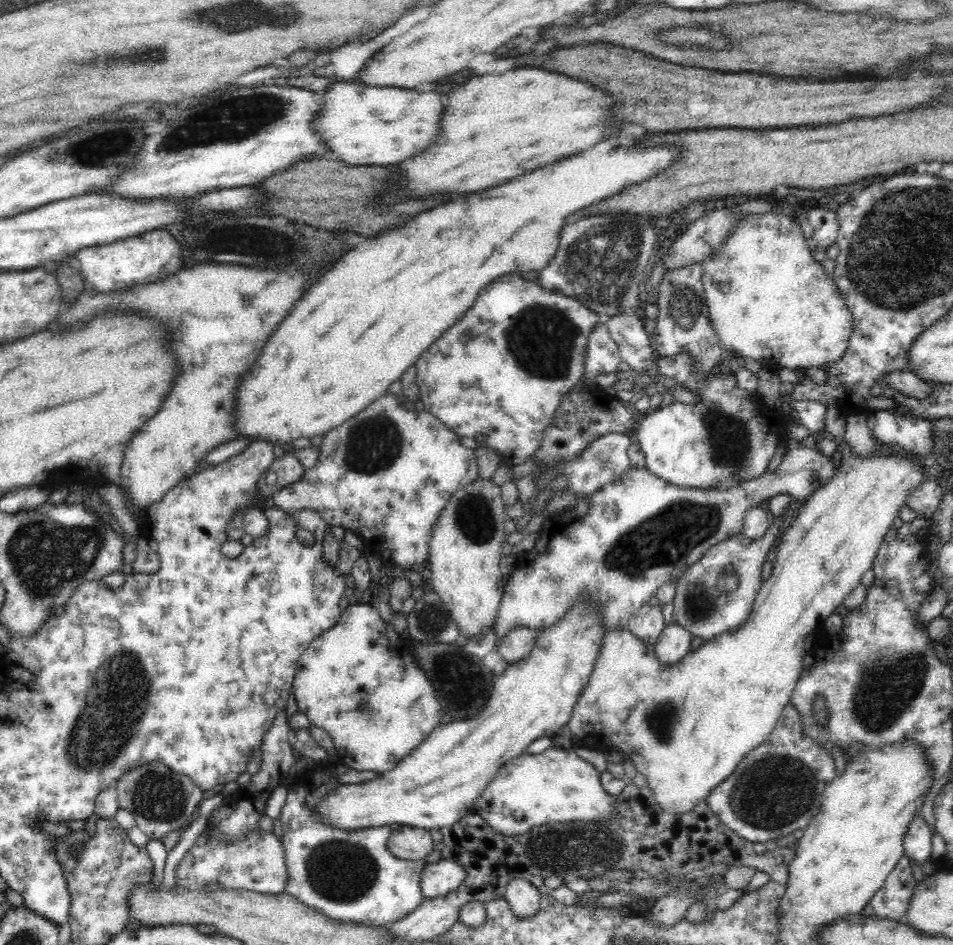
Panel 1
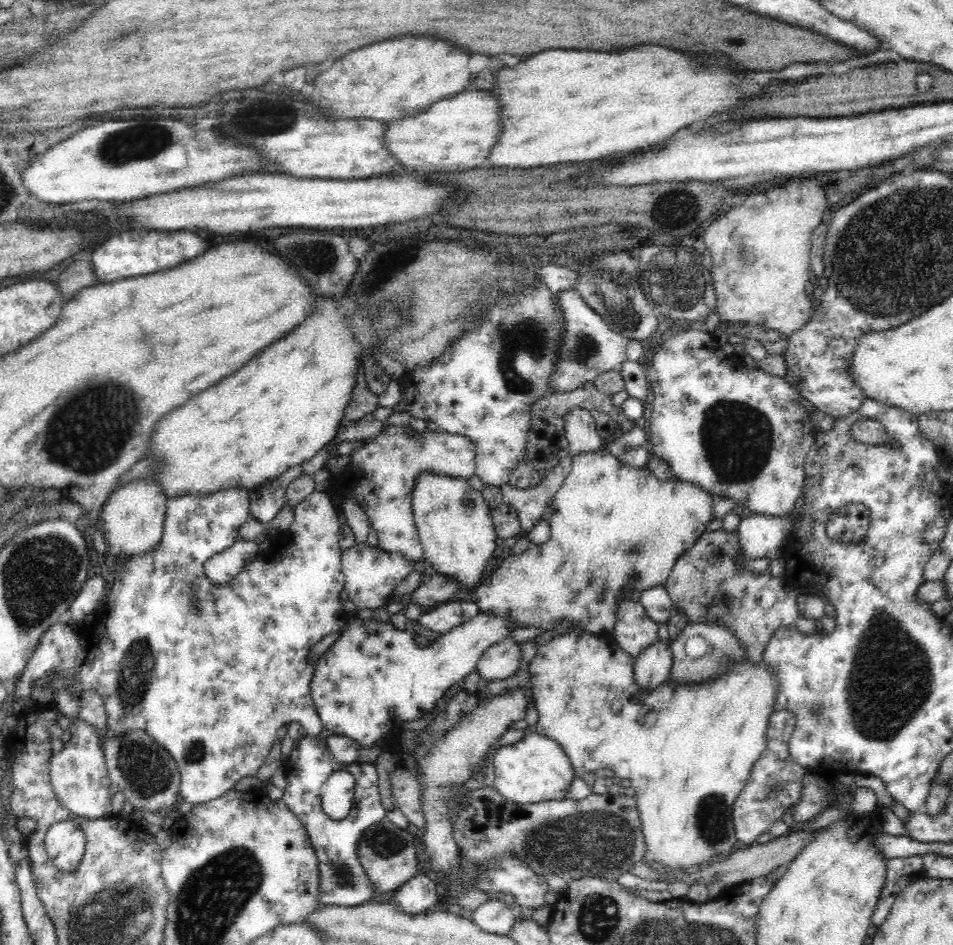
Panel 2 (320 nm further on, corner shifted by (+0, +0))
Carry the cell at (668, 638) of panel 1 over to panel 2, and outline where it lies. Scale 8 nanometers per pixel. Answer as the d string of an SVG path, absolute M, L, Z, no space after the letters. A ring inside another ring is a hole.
M657 641L634 658L632 678L634 683L649 693L668 680L672 666L672 654L669 646Z

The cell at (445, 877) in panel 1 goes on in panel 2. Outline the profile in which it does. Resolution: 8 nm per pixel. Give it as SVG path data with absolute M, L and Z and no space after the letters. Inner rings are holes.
M413 876L394 892L393 899L400 911L410 915L422 914L428 912L432 904L436 904L436 885L430 876Z

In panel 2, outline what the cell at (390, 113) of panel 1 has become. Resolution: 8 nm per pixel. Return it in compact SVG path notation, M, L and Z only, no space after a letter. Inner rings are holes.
M468 90L435 102L420 114L403 118L388 116L385 128L385 146L408 170L424 173L457 173L488 167L491 148L500 136L500 108L502 104L486 92Z

